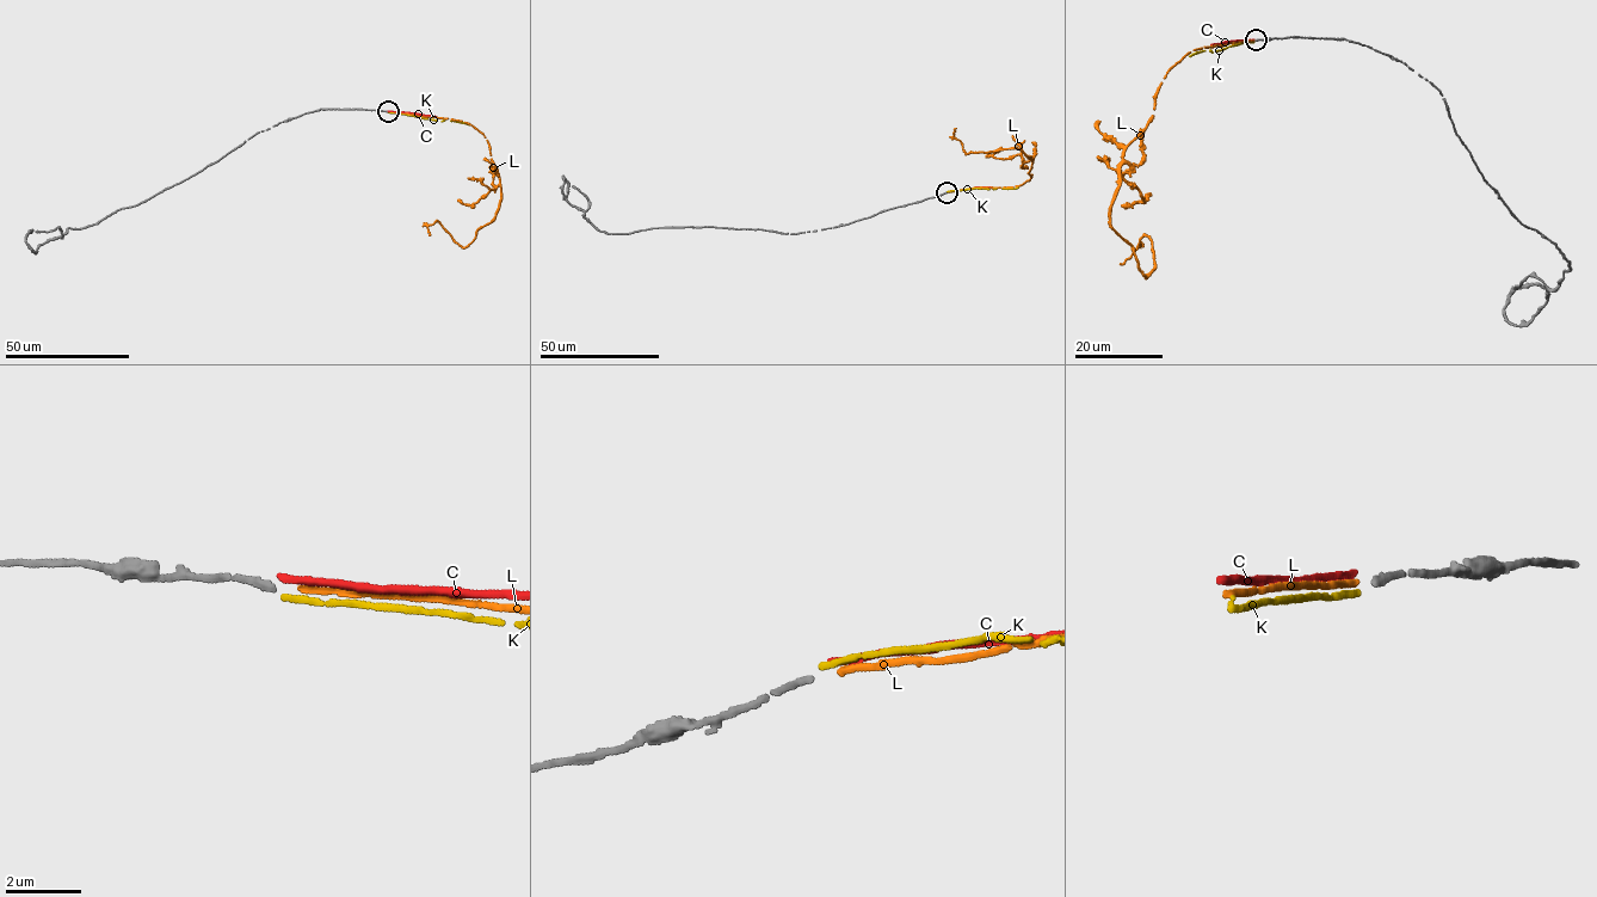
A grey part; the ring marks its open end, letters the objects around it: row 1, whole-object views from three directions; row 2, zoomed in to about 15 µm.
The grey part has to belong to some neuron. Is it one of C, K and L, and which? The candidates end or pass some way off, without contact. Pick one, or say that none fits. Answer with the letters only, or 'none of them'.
L

